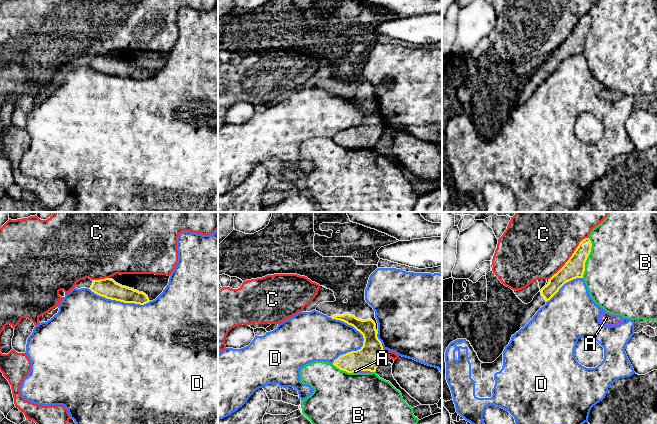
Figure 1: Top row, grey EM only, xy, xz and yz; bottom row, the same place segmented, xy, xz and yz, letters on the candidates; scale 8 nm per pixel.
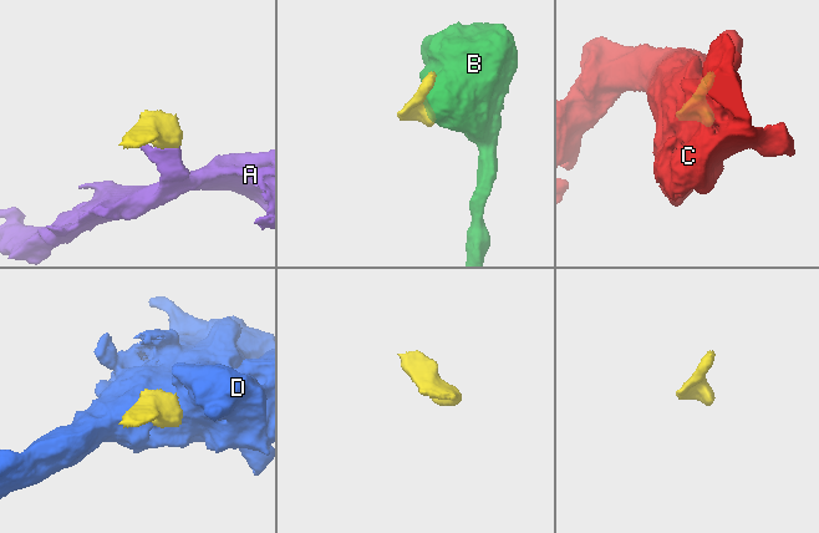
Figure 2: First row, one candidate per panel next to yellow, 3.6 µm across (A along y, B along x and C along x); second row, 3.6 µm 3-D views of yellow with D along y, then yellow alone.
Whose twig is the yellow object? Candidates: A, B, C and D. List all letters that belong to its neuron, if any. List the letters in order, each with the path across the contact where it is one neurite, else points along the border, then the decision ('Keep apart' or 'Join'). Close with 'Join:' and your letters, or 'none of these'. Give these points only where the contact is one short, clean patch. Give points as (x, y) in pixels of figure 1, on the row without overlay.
A: Path across: xz (368, 134), (361, 141), (361, 146), (355, 147). Join
B: Keep apart
C: Keep apart
D: Keep apart
Join: A

